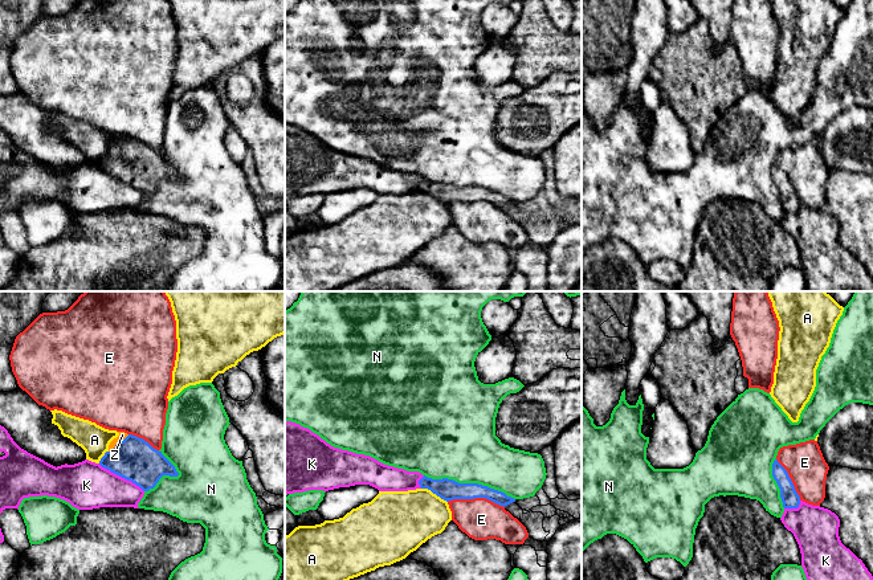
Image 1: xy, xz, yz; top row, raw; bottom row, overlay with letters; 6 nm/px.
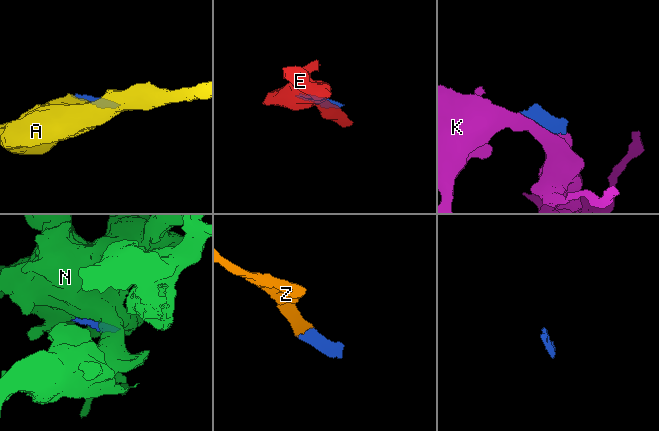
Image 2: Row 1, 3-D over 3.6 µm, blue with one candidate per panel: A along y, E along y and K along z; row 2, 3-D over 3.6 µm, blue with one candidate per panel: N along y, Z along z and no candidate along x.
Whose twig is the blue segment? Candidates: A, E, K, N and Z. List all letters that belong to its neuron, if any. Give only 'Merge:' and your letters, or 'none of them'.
Merge: Z

